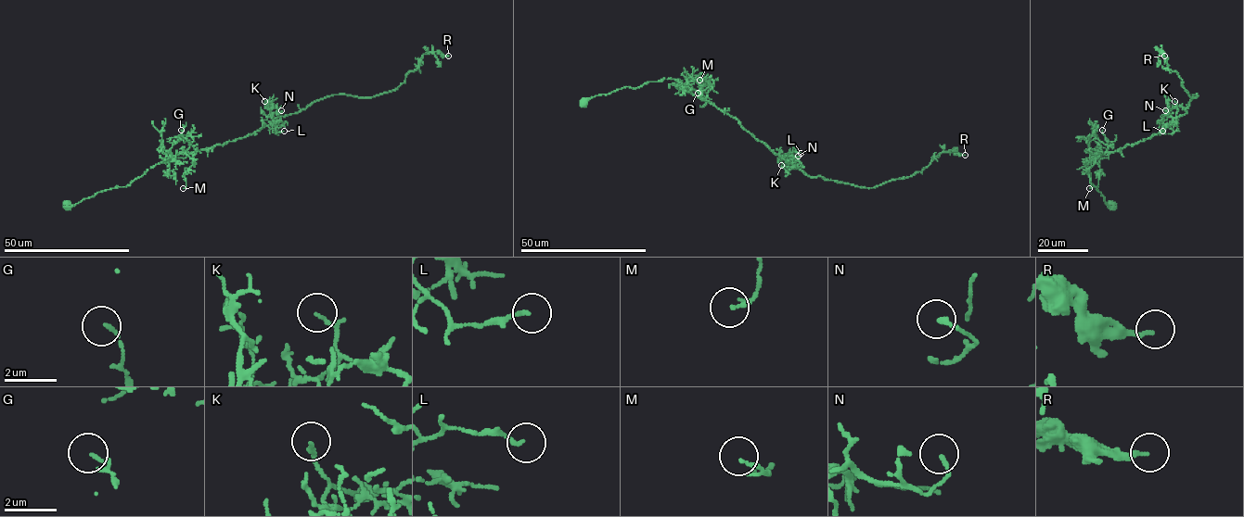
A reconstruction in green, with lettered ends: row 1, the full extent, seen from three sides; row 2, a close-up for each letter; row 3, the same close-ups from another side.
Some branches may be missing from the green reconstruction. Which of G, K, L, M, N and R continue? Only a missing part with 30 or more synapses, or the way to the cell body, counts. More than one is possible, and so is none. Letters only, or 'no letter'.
no letter

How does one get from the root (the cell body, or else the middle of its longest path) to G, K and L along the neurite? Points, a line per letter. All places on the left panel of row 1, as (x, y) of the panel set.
G: (67, 205), (74, 205), (101, 191), (126, 186), (148, 169), (185, 152), (189, 145), (181, 130)
K: (67, 205), (126, 186), (169, 159), (253, 134), (278, 114), (264, 101)
L: (67, 205), (74, 205), (101, 191), (126, 186), (157, 164), (246, 137), (271, 123), (276, 132), (284, 131)

